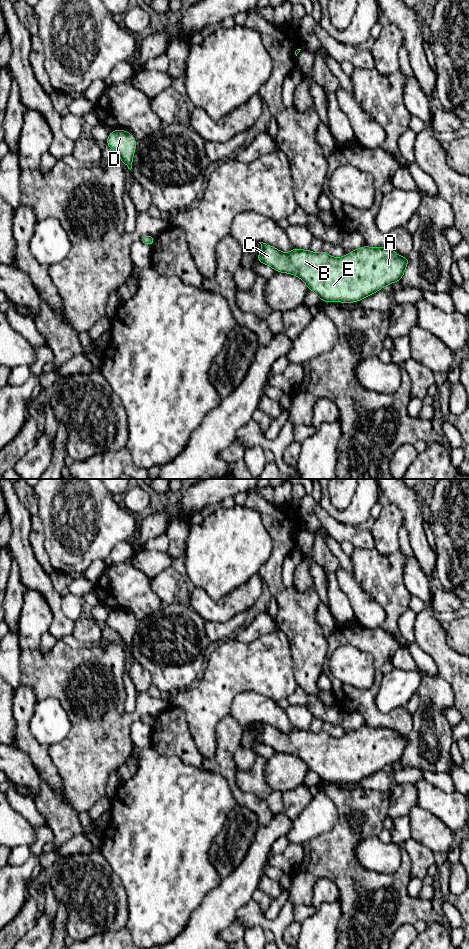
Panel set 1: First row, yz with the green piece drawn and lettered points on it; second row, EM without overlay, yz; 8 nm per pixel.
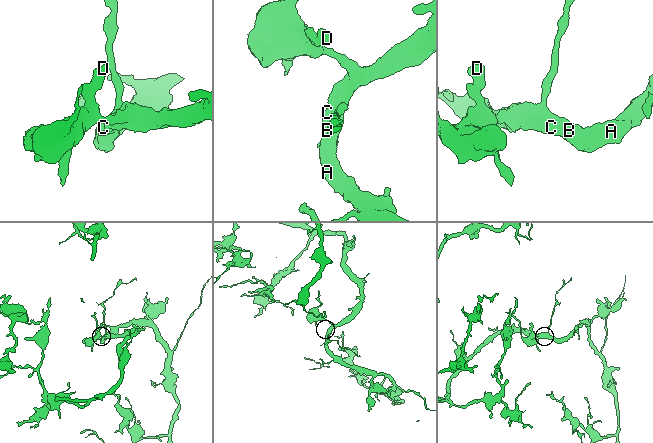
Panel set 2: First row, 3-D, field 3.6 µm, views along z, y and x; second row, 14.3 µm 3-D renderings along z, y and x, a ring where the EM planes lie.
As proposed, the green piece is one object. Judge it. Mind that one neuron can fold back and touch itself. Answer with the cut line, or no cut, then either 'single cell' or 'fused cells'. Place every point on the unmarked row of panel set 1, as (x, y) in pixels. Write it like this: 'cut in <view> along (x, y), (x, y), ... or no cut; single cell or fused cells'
no cut; single cell

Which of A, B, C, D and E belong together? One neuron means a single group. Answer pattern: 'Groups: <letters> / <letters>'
Groups: A B C D E

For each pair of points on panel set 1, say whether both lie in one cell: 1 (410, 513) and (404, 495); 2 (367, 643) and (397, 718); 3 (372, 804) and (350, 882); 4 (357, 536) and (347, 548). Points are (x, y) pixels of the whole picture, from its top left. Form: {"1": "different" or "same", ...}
{"1": "same", "2": "same", "3": "same", "4": "different"}

